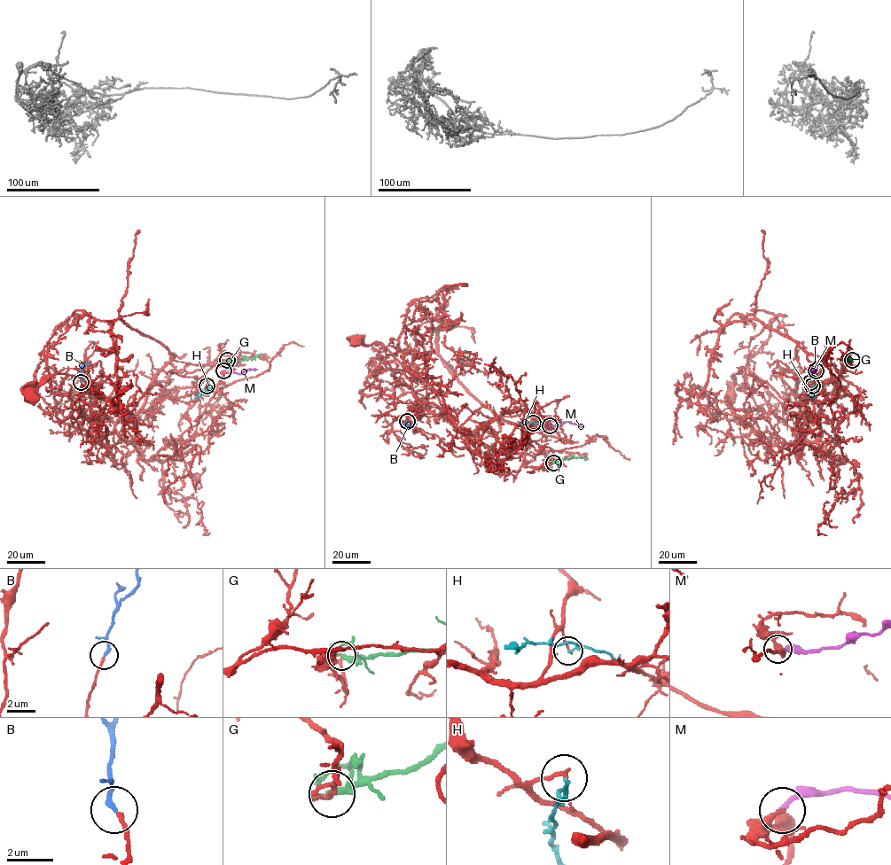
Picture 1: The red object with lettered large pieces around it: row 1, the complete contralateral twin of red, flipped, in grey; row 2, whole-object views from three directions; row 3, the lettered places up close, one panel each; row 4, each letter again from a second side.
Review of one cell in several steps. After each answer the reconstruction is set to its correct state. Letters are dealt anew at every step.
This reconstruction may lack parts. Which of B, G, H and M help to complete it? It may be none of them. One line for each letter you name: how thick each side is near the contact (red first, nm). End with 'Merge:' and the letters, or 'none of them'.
B: Thickness 180 nm (red) against 220 nm
Merge: B

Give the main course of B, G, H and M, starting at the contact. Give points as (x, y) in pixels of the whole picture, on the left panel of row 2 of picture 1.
B: (82, 382), (80, 367), (89, 362)
G: (227, 360), (253, 358), (261, 354)
H: (207, 385), (207, 389), (194, 398)
M: (223, 370), (231, 369), (242, 373), (248, 369), (256, 369)

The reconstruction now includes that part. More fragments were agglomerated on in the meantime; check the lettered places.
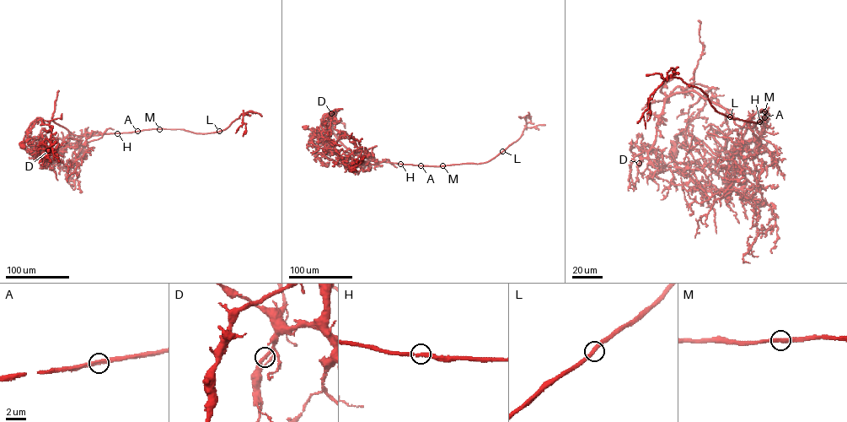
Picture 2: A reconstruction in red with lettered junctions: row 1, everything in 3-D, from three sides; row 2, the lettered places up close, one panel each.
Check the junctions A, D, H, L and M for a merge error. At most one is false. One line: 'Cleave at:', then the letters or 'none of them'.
Cleave at: none of them

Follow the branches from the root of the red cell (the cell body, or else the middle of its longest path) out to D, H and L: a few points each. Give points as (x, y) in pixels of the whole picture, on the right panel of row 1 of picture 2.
D: (672, 154), (677, 134), (696, 137), (727, 161), (730, 186), (672, 184), (646, 159), (639, 163)
H: (672, 154), (677, 134), (691, 136), (734, 171), (748, 152), (747, 124), (735, 120), (747, 128), (760, 121)
L: (672, 154), (677, 134), (691, 136), (743, 167), (747, 124), (734, 121), (751, 128), (765, 111), (730, 116)

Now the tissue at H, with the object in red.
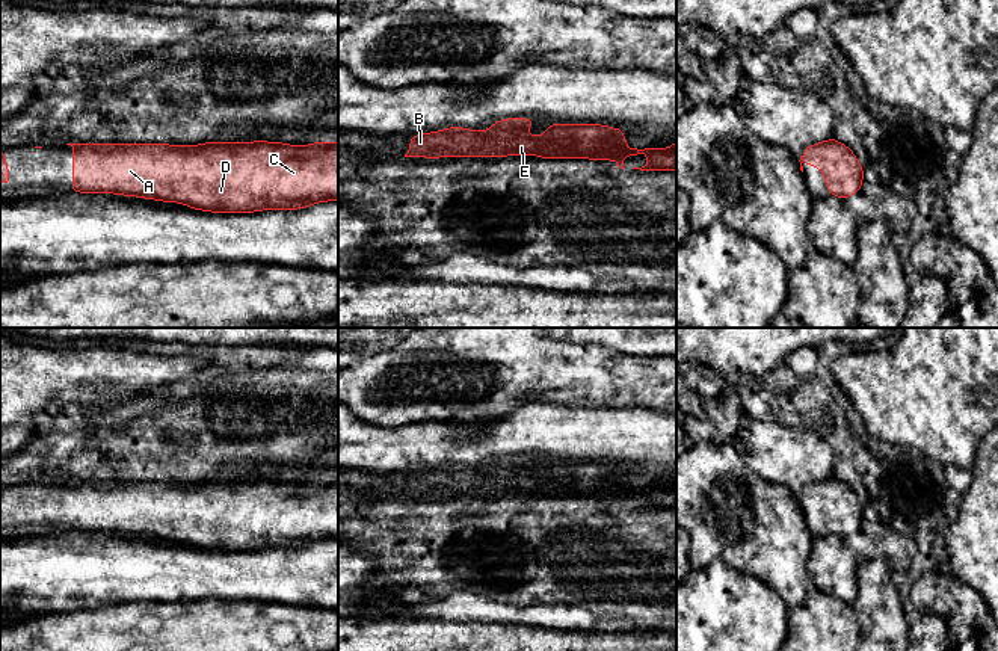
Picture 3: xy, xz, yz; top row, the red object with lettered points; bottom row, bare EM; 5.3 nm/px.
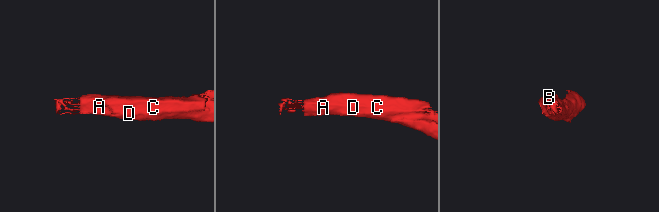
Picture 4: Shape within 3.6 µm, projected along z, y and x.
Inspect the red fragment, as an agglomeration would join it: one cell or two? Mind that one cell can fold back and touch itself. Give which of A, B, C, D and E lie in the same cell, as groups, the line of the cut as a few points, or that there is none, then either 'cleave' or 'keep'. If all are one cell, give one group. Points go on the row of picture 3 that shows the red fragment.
A B C D E; no cut; keep

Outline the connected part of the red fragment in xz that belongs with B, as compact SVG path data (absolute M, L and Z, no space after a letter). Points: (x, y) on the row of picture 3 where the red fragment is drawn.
M506 118L498 119L494 122L488 131L483 130L468 130L464 127L447 127L439 131L430 131L423 134L414 134L409 137L409 150L405 157L424 157L424 159L445 159L445 157L507 157L507 156L538 156L542 159L589 159L589 160L616 160L616 166L624 169L624 159L627 156L637 156L646 154L649 162L642 168L633 168L640 171L676 171L676 140L672 143L670 148L628 148L625 145L625 130L624 128L613 128L604 124L545 124L547 134L545 136L522 136L522 130L530 130L536 124L533 118Z

